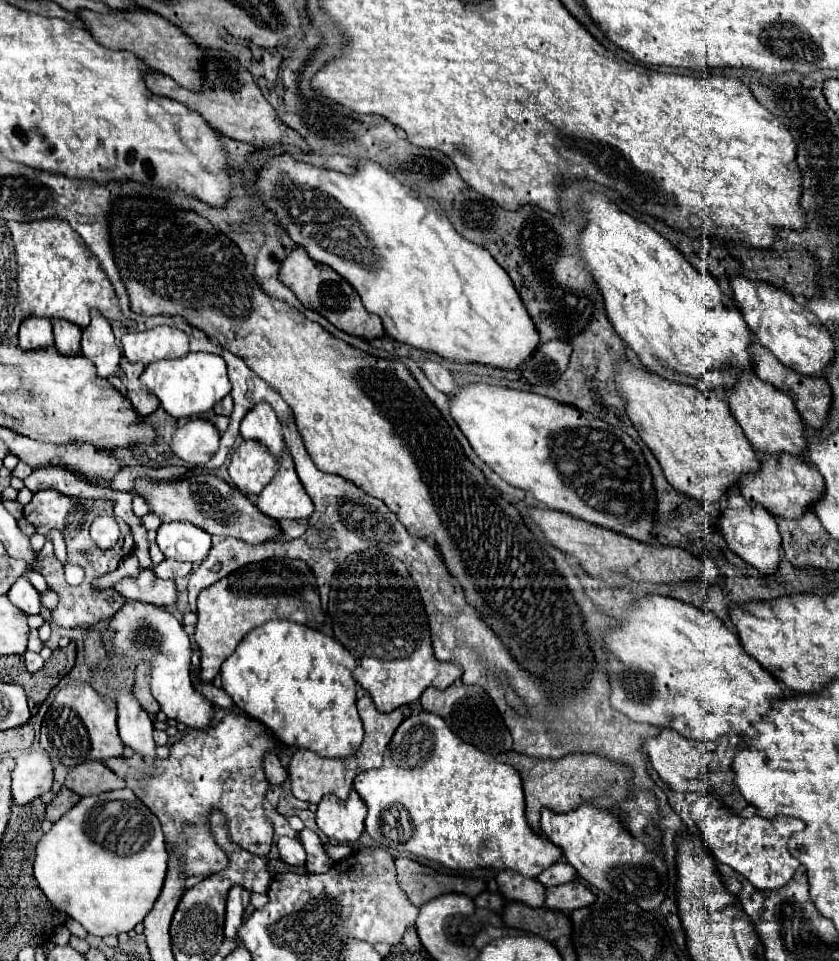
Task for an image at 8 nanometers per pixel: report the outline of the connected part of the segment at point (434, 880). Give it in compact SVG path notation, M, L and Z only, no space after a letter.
M408 857L396 859L398 869L398 883L408 895L410 903L416 907L422 907L434 897L440 897L444 893L464 893L468 897L476 897L480 891L486 889L486 883L476 879L464 879L456 875L426 875L416 873L416 861Z

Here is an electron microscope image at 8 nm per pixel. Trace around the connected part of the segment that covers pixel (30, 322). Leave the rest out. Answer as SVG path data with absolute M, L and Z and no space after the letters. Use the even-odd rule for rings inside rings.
M30 317L26 319L26 323L22 323L18 339L20 339L22 349L48 347L54 343L52 325L50 321L46 321L46 317Z

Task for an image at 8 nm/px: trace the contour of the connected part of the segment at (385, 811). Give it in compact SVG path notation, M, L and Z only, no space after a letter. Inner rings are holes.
M416 713L396 729L380 769L370 769L354 779L354 789L368 805L366 831L384 849L408 851L416 857L436 861L448 869L482 867L512 869L524 877L538 877L562 857L562 849L530 829L524 815L522 781L514 767L498 763L492 755L458 739L442 717Z

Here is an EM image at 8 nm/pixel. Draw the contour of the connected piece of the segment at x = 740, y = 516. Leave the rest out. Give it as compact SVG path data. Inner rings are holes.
M732 495L728 499L728 509L720 515L718 525L722 529L724 539L728 541L728 547L742 557L746 563L750 563L754 569L758 569L764 575L774 575L780 565L780 549L782 549L782 537L778 533L776 519L766 513L762 507L750 507L750 503L742 495Z

